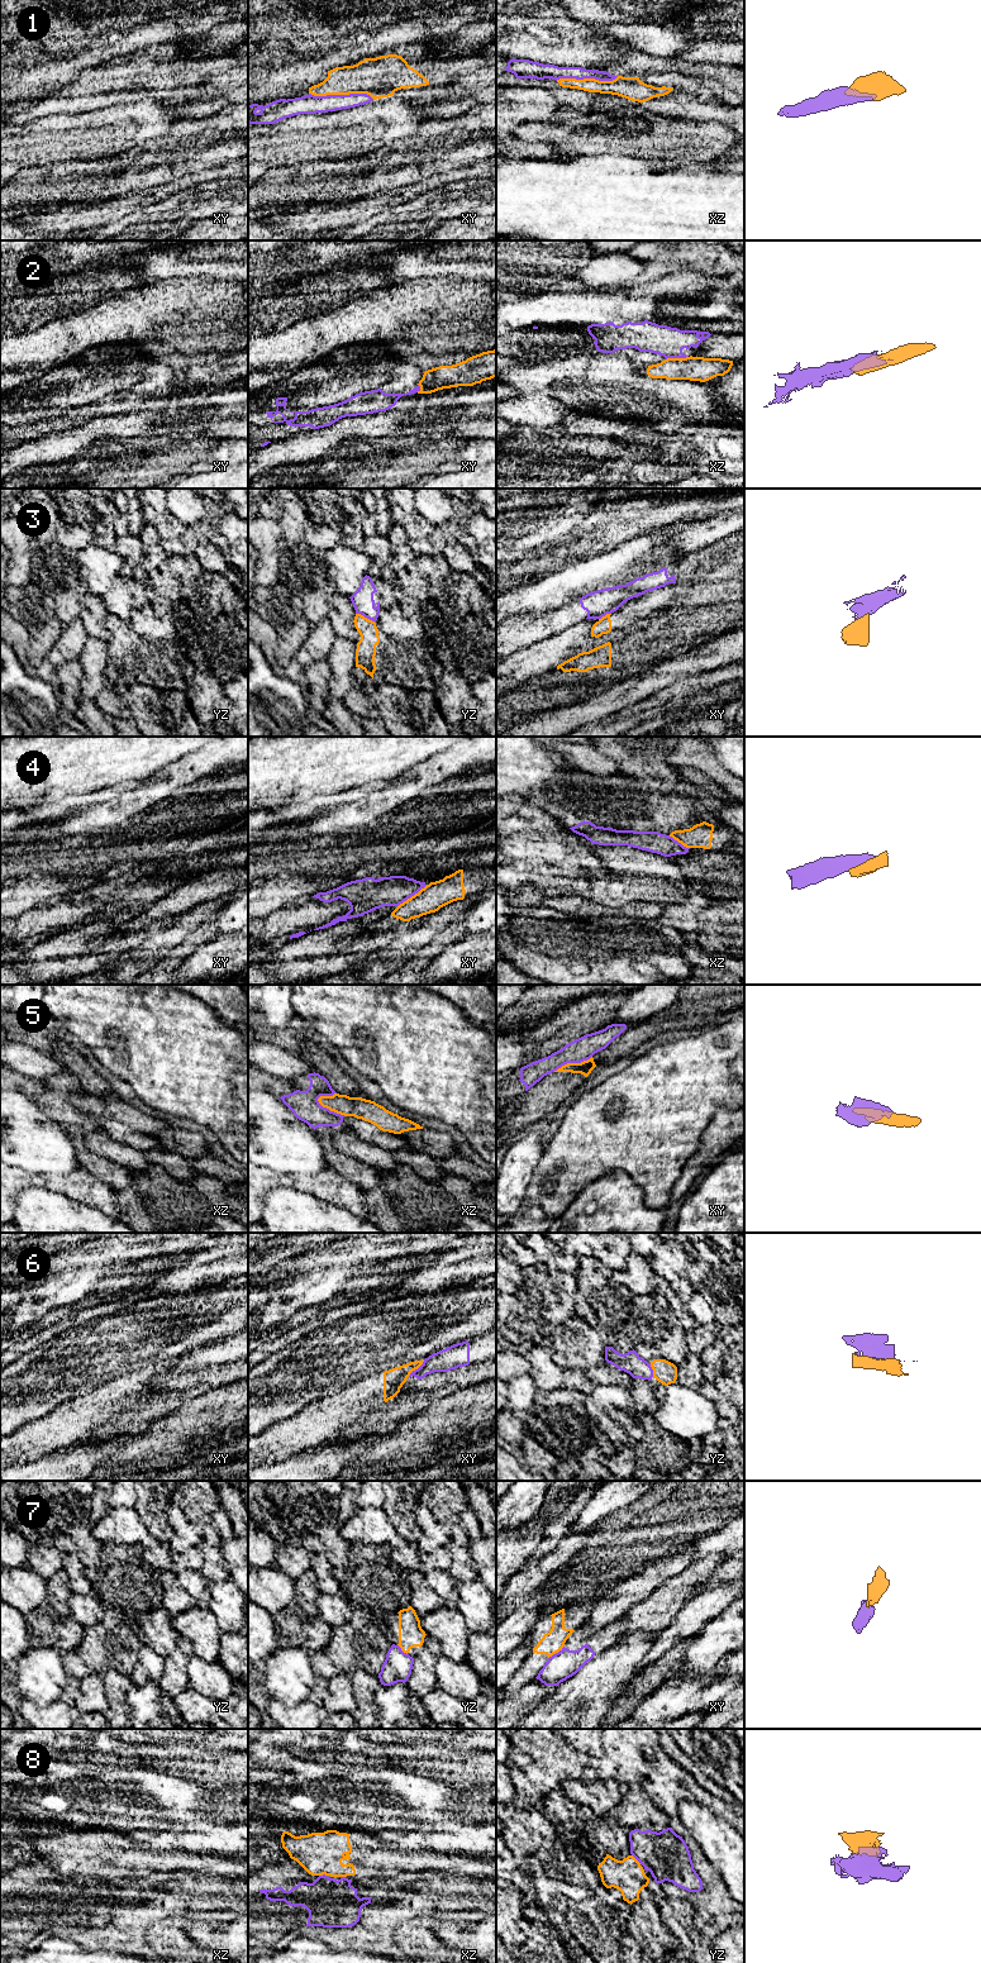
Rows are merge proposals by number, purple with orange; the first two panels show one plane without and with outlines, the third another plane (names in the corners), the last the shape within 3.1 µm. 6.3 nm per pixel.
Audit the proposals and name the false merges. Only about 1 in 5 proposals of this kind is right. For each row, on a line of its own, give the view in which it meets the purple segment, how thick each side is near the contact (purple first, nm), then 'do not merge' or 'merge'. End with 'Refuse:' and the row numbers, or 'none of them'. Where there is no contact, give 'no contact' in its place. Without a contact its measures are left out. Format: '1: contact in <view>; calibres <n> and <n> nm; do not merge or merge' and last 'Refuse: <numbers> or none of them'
1: contact in xy; calibres 130 and 240 nm; merge
2: contact in xz; calibres 190 and 160 nm; do not merge
3: contact in yz; calibres 140 and 130 nm; do not merge
4: contact in xy; calibres 190 and 170 nm; do not merge
5: contact in xz; calibres 180 and 140 nm; do not merge
6: contact in xy; calibres 140 and 130 nm; do not merge
7: contact in xy; calibres 180 and 140 nm; do not merge
8: contact in yz; calibres 300 and 220 nm; do not merge
Refuse: 2, 3, 4, 5, 6, 7, 8

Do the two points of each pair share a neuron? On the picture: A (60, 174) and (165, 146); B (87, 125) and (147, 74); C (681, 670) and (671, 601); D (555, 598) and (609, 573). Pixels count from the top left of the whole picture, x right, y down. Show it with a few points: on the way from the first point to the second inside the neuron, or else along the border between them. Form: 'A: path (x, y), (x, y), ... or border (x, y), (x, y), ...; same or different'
A: path (86, 167), (112, 166), (138, 157); same
B: border (138, 96), (81, 112); different
C: border (705, 641), (677, 656); different
D: path (568, 584), (595, 573); same

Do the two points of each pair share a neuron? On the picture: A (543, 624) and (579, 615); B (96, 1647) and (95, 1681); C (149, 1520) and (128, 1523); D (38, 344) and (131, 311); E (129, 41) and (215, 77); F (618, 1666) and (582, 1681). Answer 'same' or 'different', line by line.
A: same
B: different
C: different
D: same
E: different
F: same

